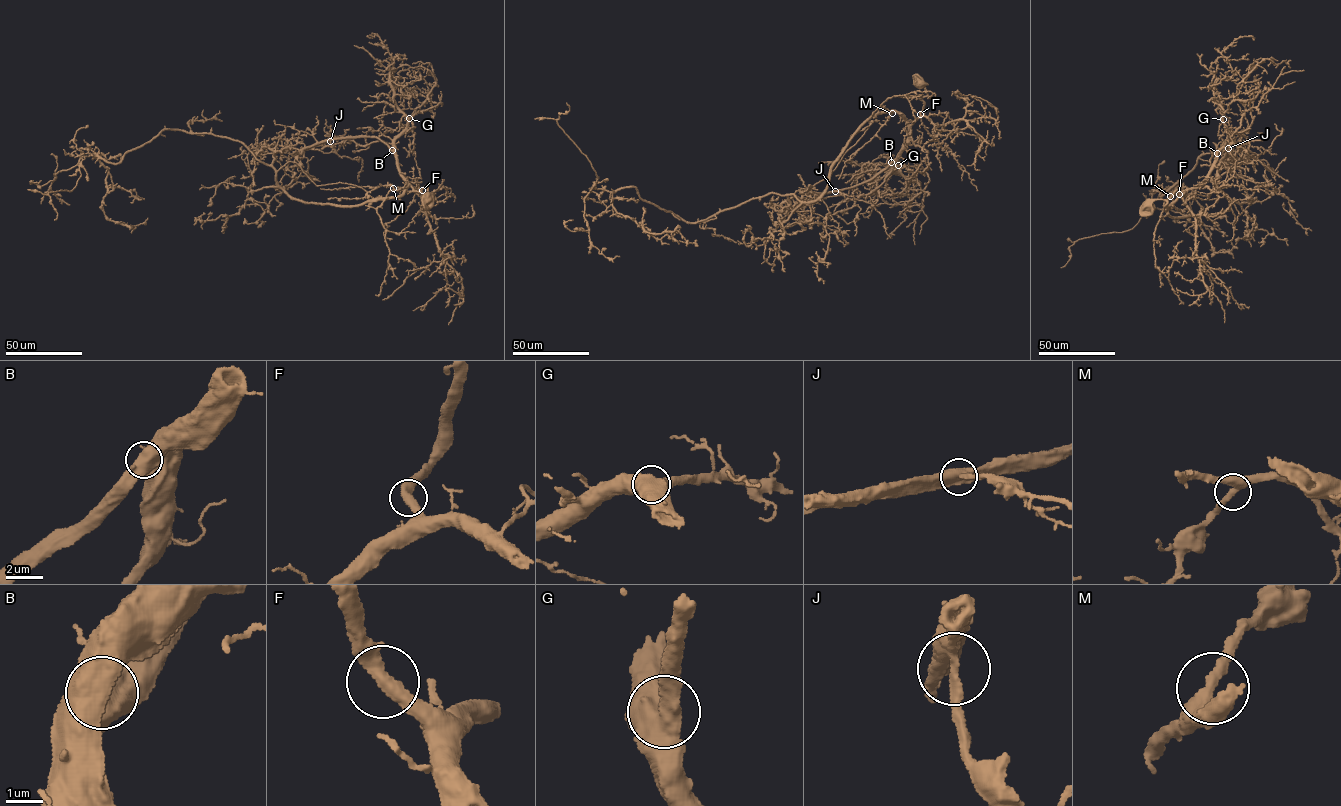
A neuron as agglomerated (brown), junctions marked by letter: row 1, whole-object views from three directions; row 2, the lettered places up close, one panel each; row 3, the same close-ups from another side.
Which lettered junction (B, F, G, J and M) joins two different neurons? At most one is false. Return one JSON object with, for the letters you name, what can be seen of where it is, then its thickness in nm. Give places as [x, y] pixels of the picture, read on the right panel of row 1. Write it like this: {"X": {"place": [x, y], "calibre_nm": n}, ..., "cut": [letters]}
{"cut": []}

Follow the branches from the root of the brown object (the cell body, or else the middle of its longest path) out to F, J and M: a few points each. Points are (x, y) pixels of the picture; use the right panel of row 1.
F: (1147, 205), (1153, 199), (1162, 199), (1166, 201), (1165, 205), (1176, 190), (1179, 194)
J: (1147, 205), (1162, 199), (1165, 205), (1176, 190), (1184, 195), (1196, 187), (1226, 141), (1228, 148)
M: (1147, 205), (1153, 199), (1162, 199), (1166, 201), (1165, 205), (1176, 190), (1184, 195), (1187, 191), (1170, 196)

